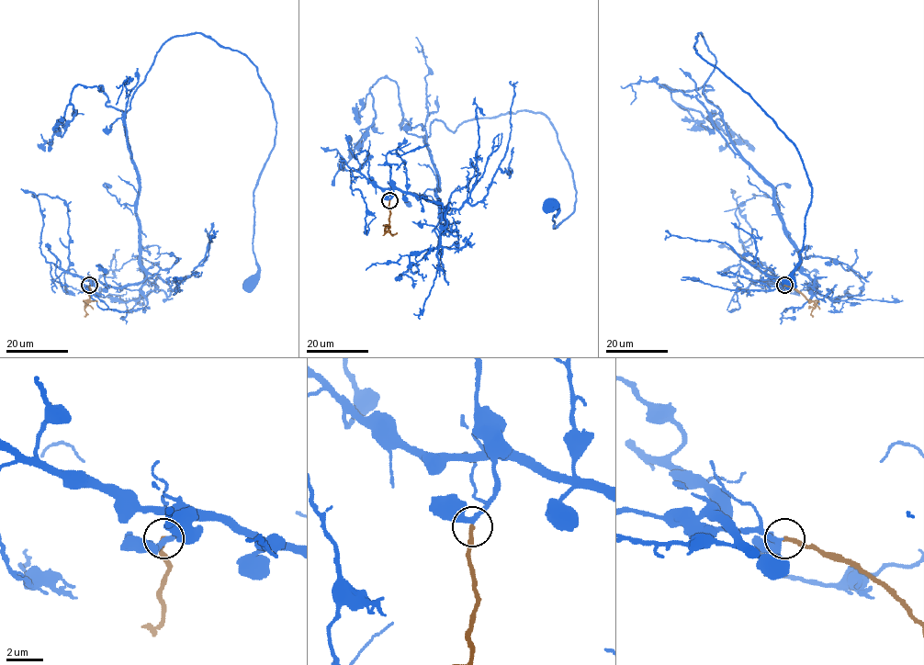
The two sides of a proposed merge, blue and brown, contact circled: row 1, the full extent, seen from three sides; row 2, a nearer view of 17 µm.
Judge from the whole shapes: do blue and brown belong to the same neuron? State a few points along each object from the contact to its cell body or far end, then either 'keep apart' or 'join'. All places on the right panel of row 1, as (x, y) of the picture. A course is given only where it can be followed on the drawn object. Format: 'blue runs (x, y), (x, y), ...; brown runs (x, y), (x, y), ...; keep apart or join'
blue runs (783, 286), (799, 250), (704, 93), (716, 62), (699, 33), (809, 180), (789, 284); brown runs (783, 286), (794, 287), (813, 301), (813, 316); join

